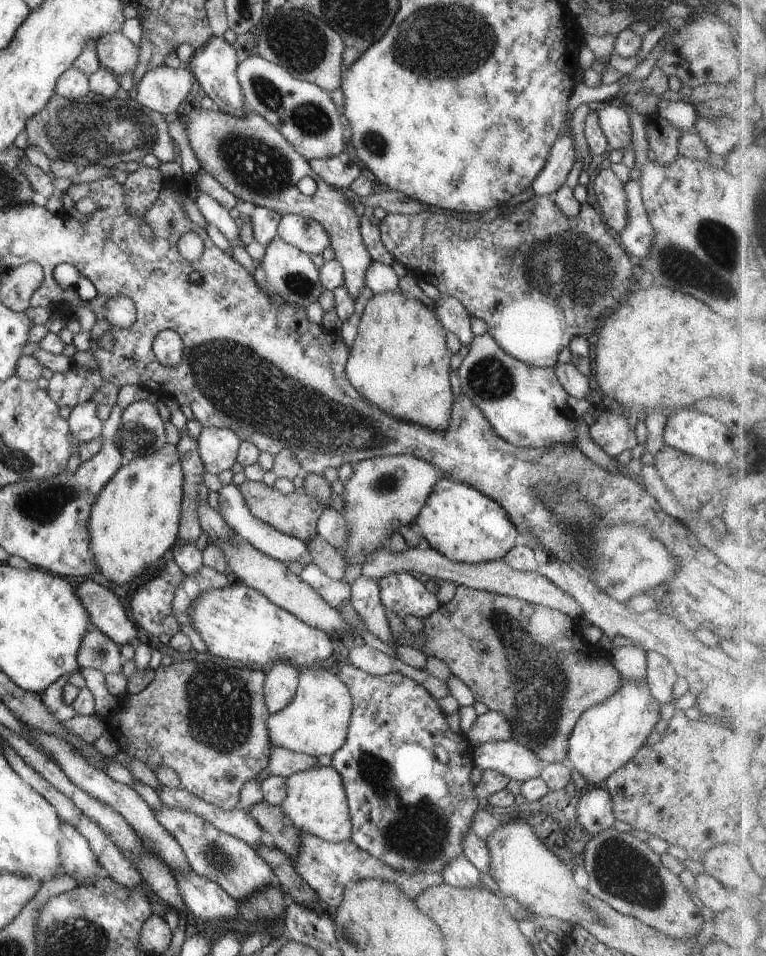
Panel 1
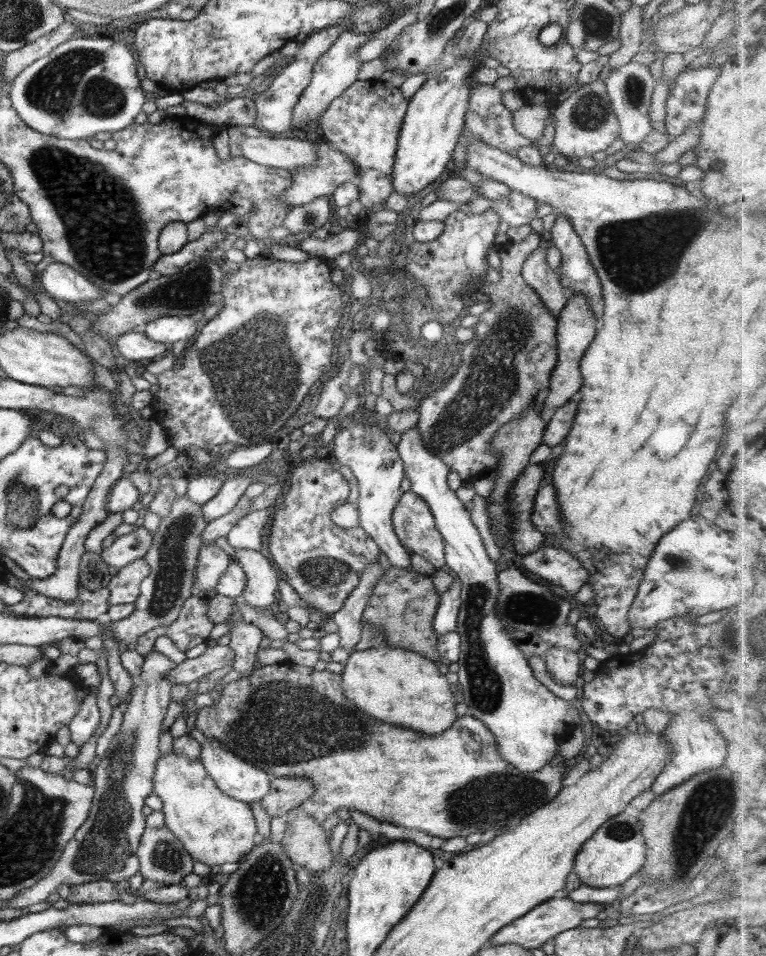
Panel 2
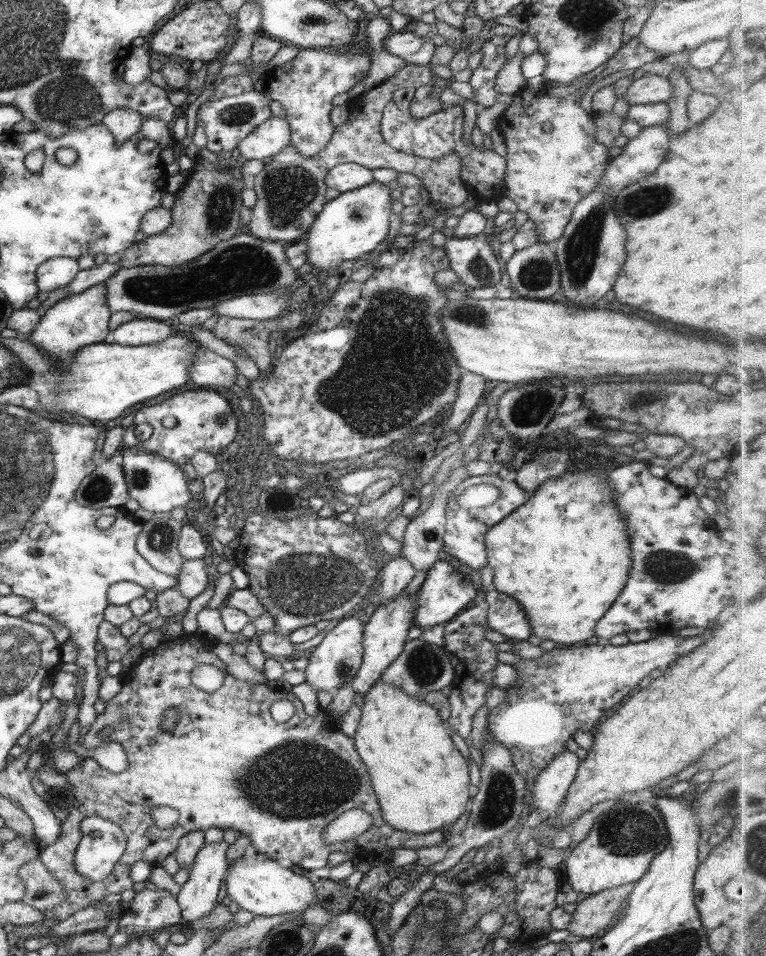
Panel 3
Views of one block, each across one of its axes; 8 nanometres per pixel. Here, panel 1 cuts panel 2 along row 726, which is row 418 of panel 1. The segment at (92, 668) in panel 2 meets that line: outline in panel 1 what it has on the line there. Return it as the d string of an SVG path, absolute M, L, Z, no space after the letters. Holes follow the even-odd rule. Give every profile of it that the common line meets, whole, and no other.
M92 401L75 406L67 419L71 435L79 442L88 442L104 435L104 422L96 415L96 407Z

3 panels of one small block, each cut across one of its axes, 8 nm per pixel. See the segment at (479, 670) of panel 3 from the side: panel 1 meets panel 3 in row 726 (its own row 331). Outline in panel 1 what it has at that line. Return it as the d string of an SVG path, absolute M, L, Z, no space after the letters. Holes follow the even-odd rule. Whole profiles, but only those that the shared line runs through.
M442 293L435 301L435 313L447 332L454 332L461 344L470 346L474 333L470 329L471 314L453 296Z

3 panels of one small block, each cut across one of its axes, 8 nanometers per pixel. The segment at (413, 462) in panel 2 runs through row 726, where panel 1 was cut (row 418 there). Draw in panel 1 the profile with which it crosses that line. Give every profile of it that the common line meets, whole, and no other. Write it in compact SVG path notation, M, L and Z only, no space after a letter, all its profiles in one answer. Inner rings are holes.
M487 332L474 337L458 372L461 392L470 396L498 436L510 444L545 449L553 444L575 444L575 420L567 403L569 394L560 384L554 366L533 367L516 360Z

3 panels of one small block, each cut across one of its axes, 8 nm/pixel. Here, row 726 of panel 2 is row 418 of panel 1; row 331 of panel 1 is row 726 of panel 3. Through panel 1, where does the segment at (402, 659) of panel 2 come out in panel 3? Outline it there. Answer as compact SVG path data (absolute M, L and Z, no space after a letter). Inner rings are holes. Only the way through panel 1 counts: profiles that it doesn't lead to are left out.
M378 680L364 696L361 720L352 738L360 758L368 766L382 818L392 828L414 834L428 834L451 825L466 812L471 788L469 767L448 733L446 722L440 719L439 713L430 704L426 704L423 697L408 696L384 680Z

